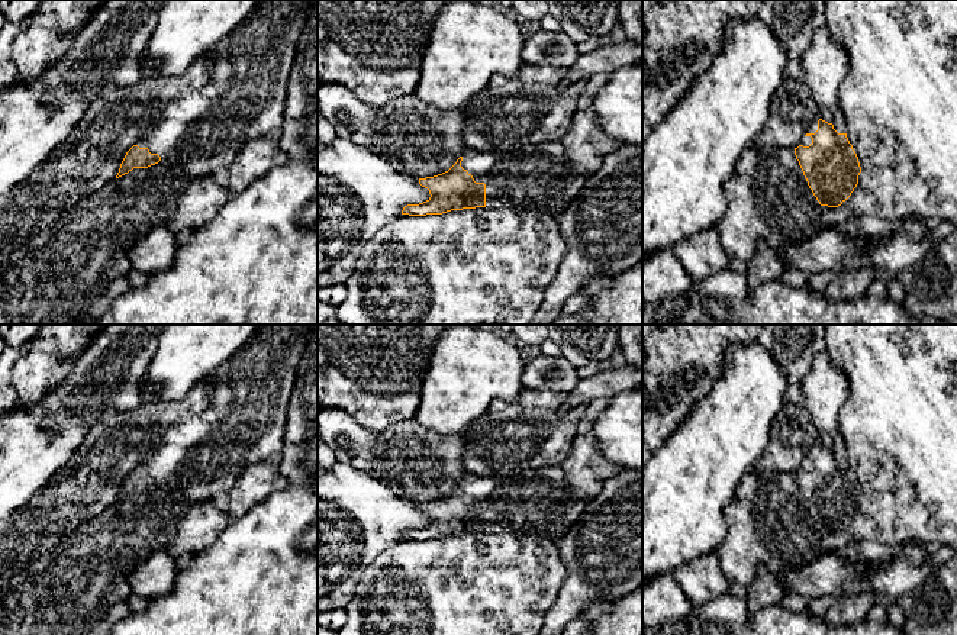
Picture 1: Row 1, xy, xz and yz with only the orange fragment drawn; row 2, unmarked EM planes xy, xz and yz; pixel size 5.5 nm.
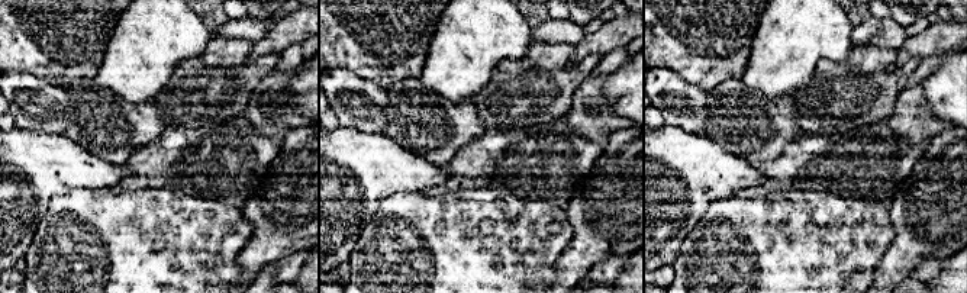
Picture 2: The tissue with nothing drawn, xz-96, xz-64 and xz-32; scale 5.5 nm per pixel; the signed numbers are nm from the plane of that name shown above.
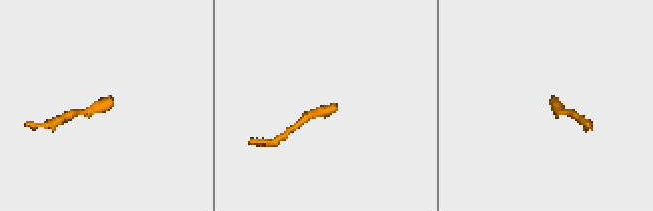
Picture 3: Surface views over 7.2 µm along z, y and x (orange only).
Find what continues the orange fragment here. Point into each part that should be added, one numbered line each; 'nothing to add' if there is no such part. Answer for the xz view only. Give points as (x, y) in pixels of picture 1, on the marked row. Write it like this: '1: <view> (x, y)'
1: xz (540, 177)

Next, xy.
1: xy (202, 131)

